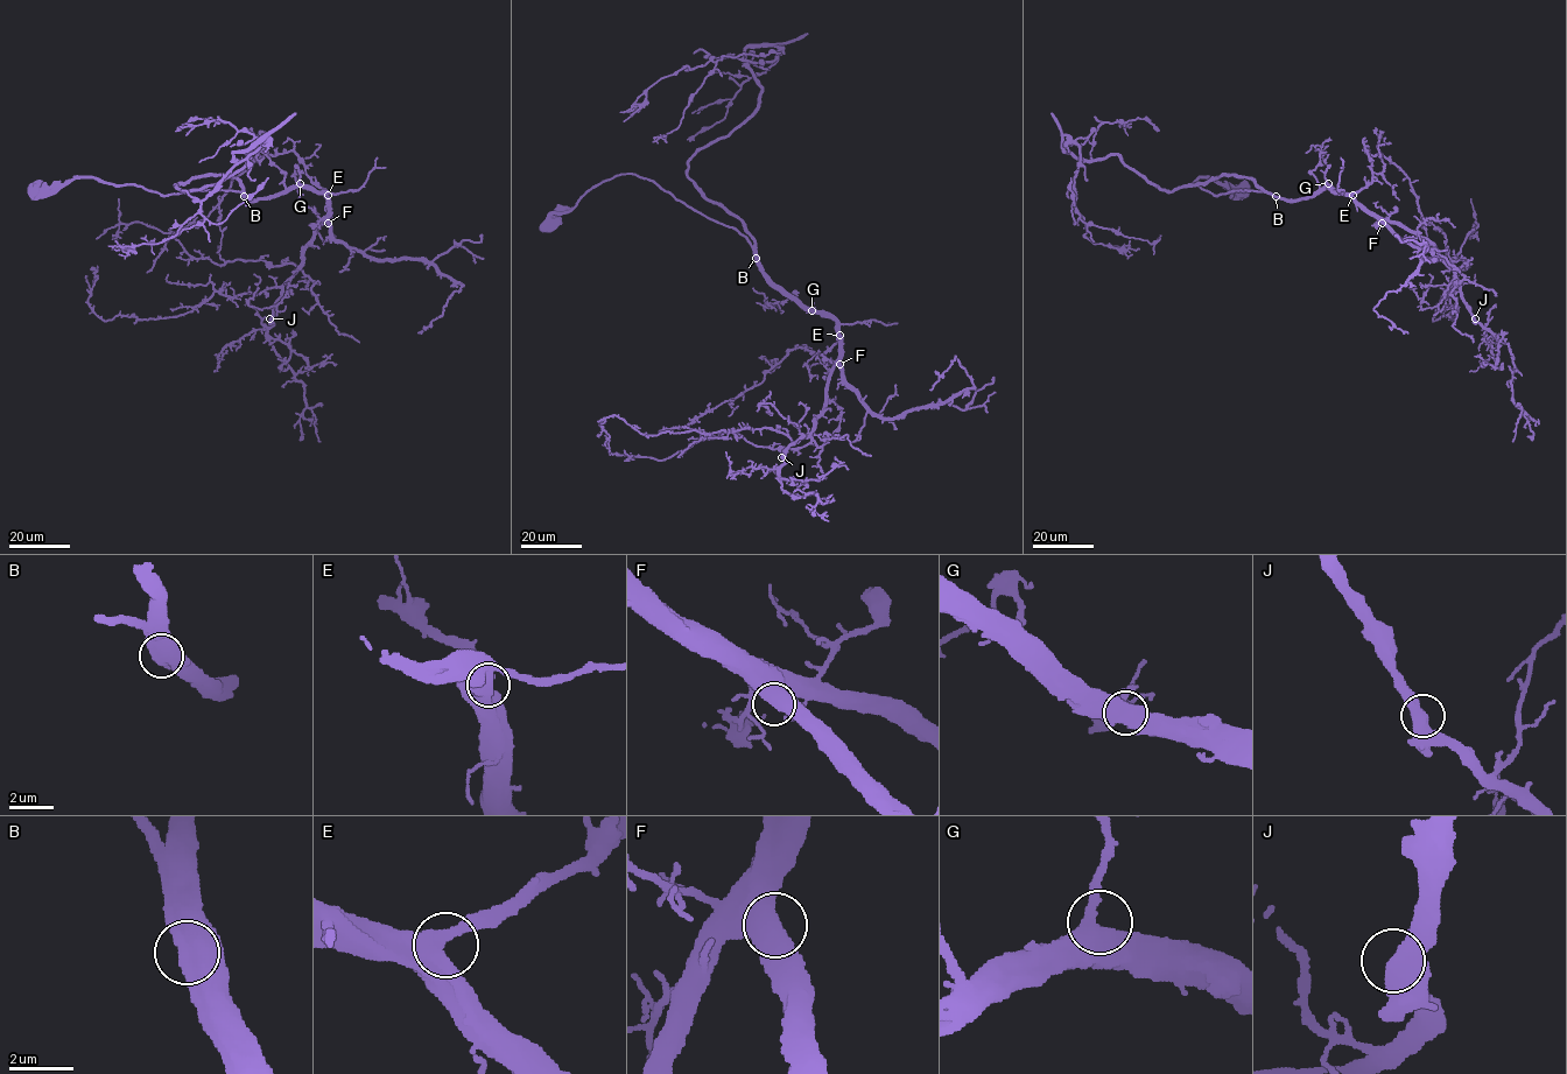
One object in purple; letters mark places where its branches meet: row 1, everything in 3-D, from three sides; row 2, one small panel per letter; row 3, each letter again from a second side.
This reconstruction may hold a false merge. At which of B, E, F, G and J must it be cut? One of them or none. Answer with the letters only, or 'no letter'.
no letter

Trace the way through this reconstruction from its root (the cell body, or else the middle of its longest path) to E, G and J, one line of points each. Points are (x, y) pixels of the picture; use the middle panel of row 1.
E: (550, 224), (616, 176), (653, 181), (735, 227), (765, 275), (827, 313), (840, 335)
G: (550, 224), (555, 211), (569, 211), (591, 189), (636, 174), (735, 227), (765, 275), (812, 310)
J: (550, 224), (591, 189), (636, 174), (735, 227), (766, 276), (836, 321), (826, 407), (781, 457)

